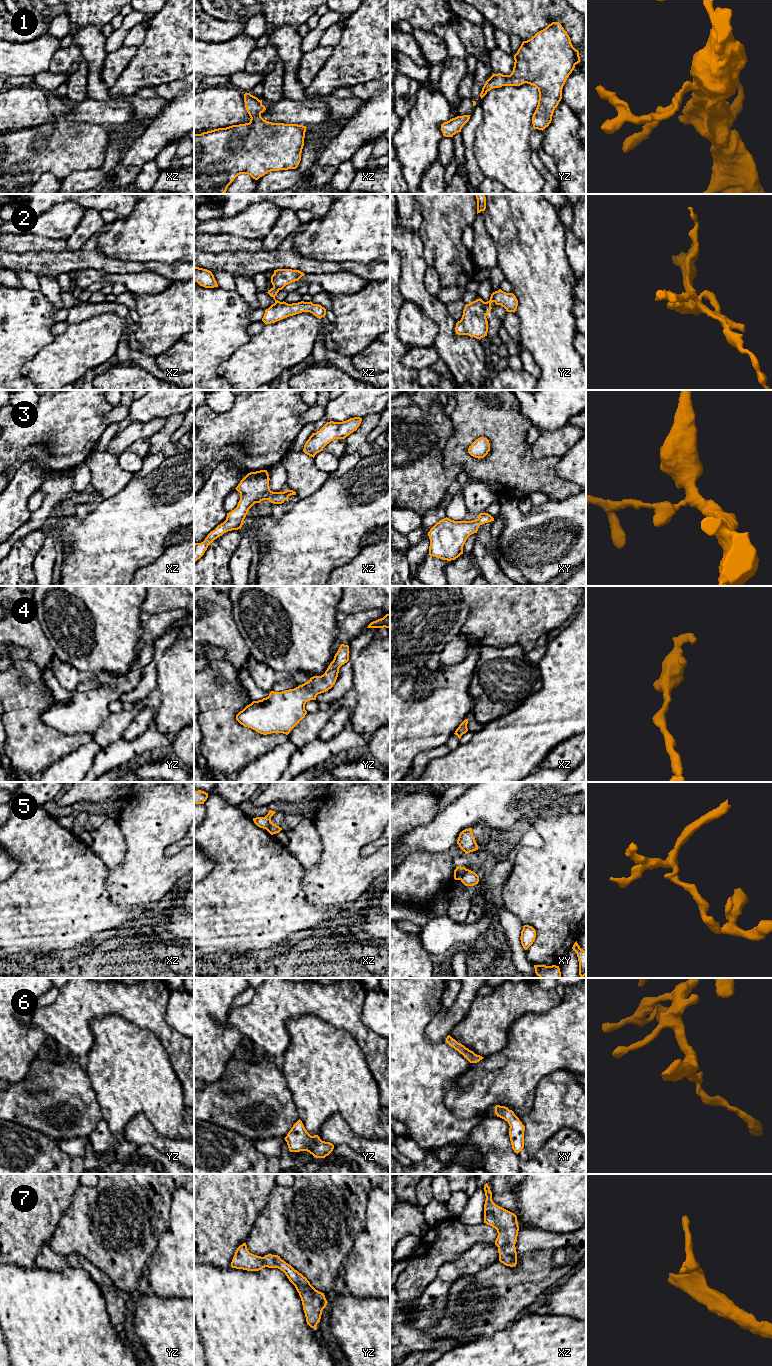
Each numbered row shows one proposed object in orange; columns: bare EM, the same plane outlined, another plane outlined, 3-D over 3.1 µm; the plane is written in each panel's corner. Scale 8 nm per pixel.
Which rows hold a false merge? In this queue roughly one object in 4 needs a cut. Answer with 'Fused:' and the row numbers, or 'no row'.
Fused: 2, 5

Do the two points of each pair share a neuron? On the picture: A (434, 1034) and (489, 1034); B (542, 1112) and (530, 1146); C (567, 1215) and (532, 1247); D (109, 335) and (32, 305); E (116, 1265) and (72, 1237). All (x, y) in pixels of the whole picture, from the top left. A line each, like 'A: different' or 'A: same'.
A: different
B: same
C: different
D: different
E: same

